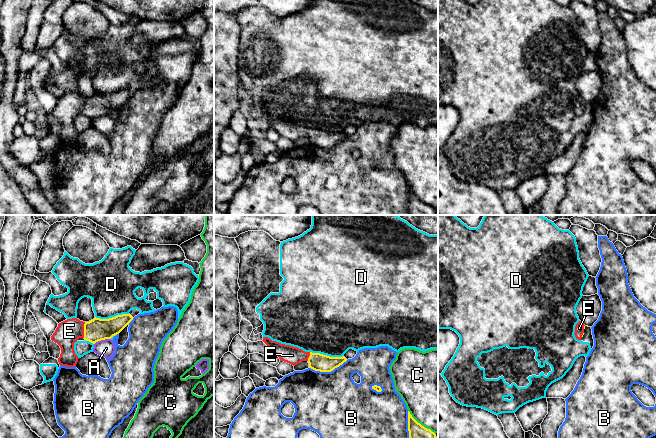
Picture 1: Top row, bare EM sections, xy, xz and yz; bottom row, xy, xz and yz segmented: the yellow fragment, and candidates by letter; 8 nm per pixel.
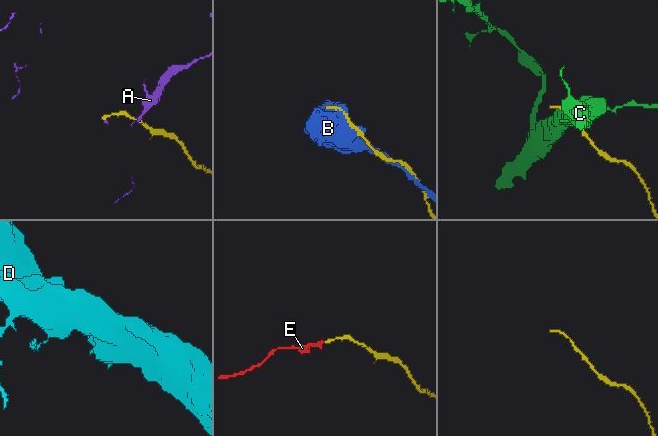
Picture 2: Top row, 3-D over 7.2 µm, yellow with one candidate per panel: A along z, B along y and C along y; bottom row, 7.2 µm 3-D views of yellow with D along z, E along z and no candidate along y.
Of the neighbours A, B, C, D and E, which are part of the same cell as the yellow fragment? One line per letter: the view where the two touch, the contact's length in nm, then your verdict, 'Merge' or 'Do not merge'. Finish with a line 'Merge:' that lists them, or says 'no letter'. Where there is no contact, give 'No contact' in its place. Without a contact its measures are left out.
A: Touches yellow in xy. Shared border 140 nm. Do not merge
B: Touches yellow in xz. Shared border 320 nm. Do not merge
C: Touches yellow in xz. Shared border 300 nm. Do not merge
D: Touches yellow in xy. Shared border 280 nm. Do not merge
E: Touches yellow in xy. Shared border 130 nm. Merge
Merge: E

